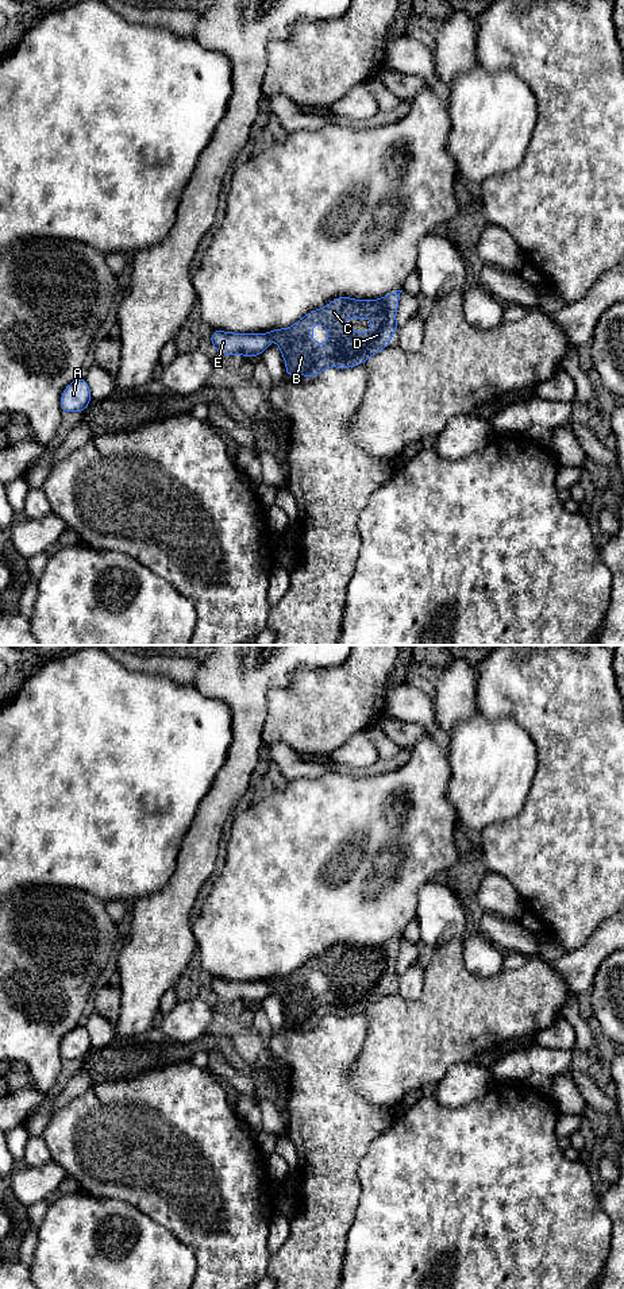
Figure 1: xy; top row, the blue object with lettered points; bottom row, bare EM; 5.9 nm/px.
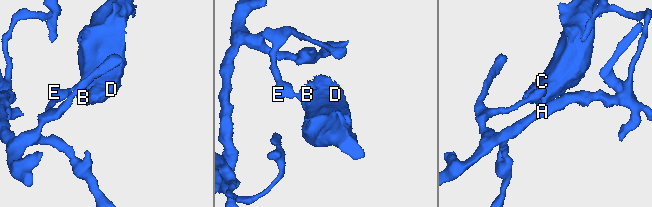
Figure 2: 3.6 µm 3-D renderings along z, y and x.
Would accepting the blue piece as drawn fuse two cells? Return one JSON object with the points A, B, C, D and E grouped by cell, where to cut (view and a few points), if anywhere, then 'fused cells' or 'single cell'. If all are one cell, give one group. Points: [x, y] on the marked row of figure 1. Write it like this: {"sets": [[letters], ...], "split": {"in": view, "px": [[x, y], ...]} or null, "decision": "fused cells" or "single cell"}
{"sets": [["A", "E"], ["B", "C", "D"]], "split": {"in": "xy", "px": [[266, 334], [269, 340]]}, "decision": "fused cells"}

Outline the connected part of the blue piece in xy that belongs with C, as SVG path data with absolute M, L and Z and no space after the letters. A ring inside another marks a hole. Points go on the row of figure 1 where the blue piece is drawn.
M392 292L380 300L338 297L292 327L270 331L269 340L278 343L286 363L285 374L312 378L328 367L350 368L389 347L398 329L396 312L401 292ZM344 319L370 319L371 328L366 333L347 329ZM316 324L328 329L326 344L313 341L312 327Z

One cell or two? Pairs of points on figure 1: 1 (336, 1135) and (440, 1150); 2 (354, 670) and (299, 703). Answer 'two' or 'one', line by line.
1: two
2: one

